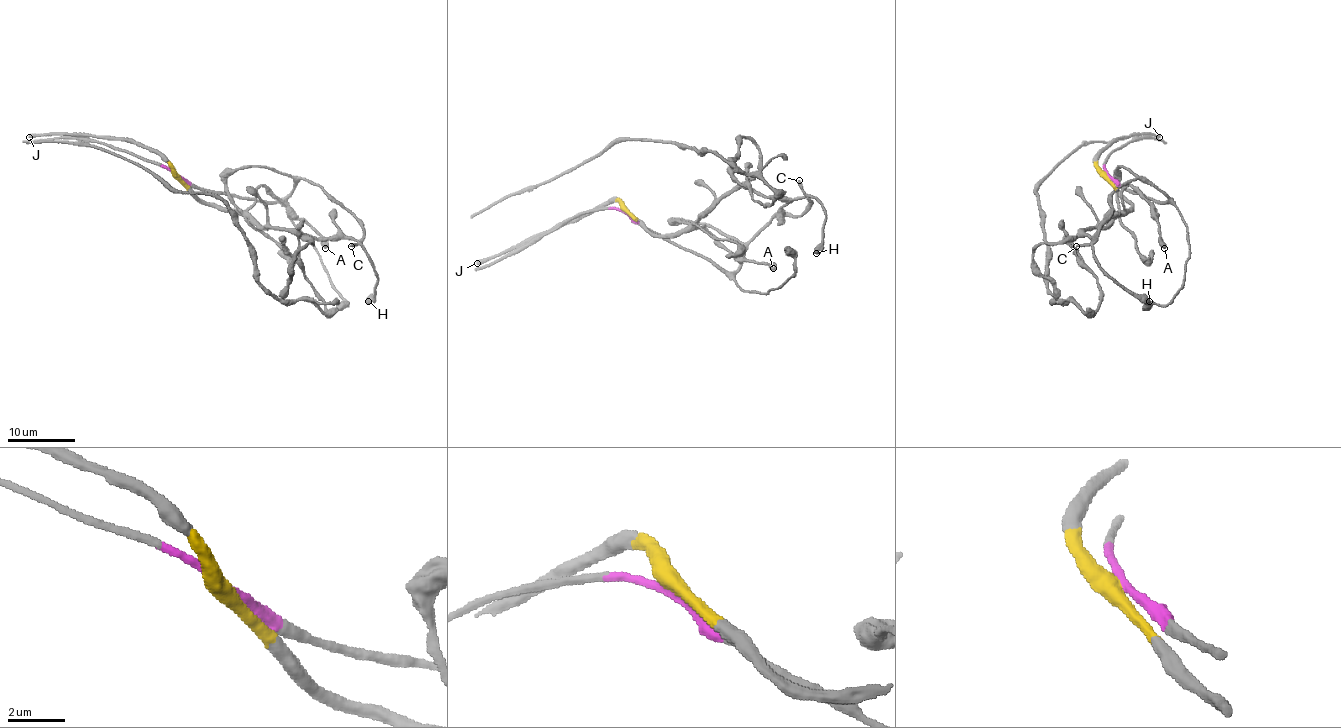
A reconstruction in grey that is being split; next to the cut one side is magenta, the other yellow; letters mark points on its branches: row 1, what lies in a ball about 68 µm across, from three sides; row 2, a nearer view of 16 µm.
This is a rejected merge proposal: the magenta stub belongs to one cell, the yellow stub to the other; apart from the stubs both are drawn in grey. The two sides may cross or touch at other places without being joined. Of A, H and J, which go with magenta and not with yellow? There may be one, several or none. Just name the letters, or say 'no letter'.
no letter

